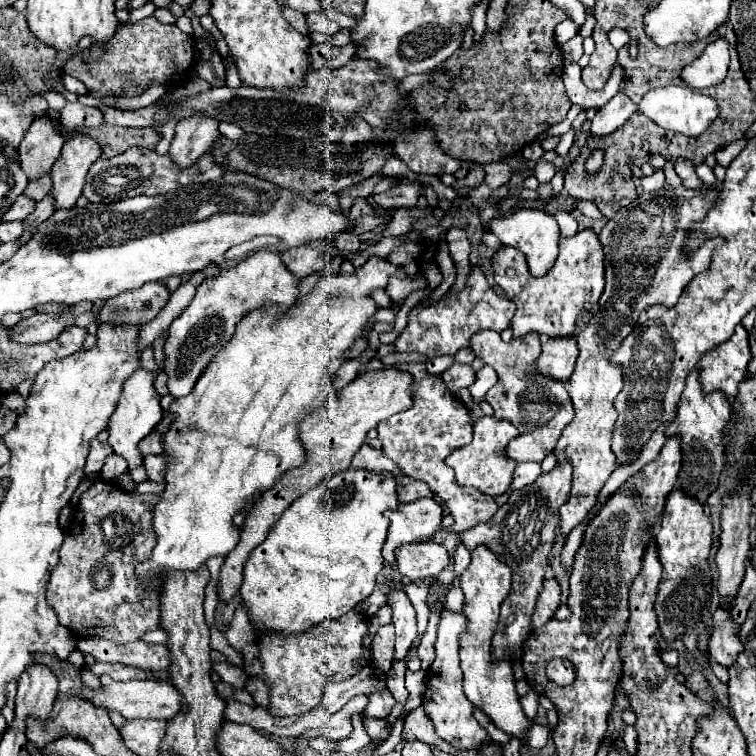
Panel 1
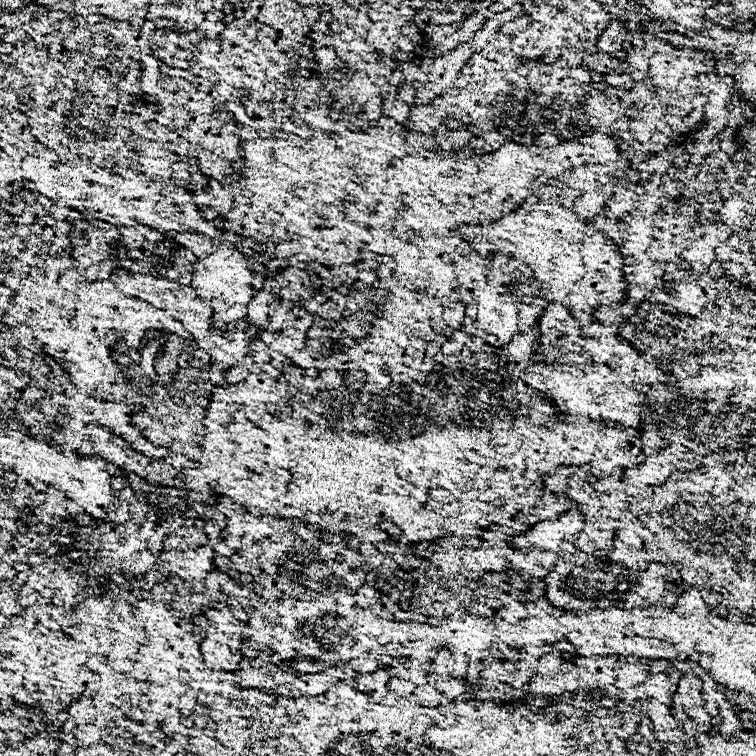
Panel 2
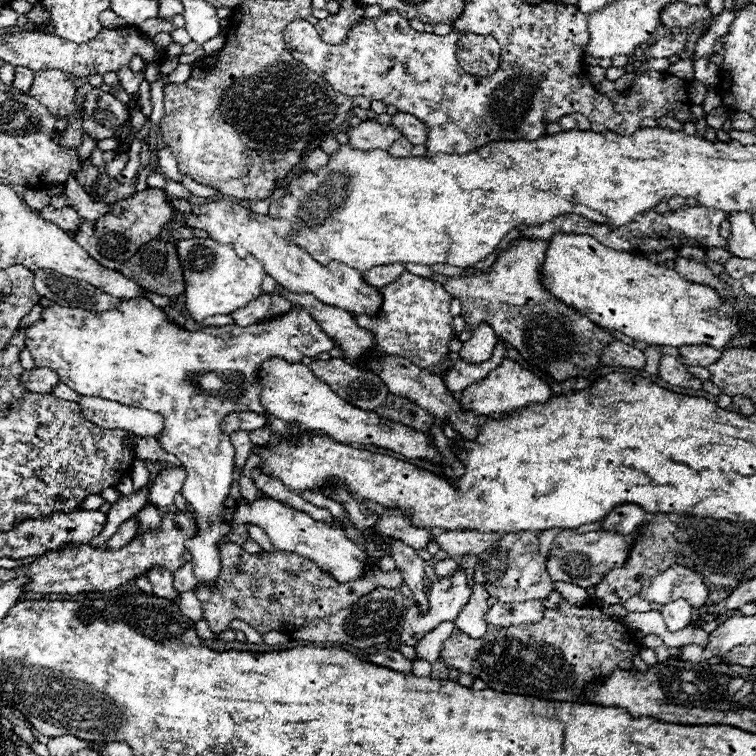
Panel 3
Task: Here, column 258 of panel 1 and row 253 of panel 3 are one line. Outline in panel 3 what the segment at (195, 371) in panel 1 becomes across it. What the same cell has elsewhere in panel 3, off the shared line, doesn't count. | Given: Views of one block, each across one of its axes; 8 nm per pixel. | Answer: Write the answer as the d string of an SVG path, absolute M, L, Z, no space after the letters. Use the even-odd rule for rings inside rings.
M206 200L192 204L192 214L184 218L184 224L188 228L200 228L208 232L208 238L220 244L234 244L238 256L256 256L262 262L266 274L270 274L280 286L284 286L290 292L314 294L320 302L344 308L352 314L372 316L382 306L382 296L376 292L374 286L364 284L362 274L358 270L336 261L327 265L320 264L300 246L290 242L288 236L294 234L294 230L288 220L274 220L270 216L254 214L232 200Z

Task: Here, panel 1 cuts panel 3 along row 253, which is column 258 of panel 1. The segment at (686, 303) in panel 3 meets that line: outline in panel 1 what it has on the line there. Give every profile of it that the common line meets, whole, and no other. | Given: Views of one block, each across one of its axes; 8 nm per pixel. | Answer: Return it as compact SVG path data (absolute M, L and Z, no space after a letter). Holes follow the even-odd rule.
M348 468L344 472L338 472L338 474L332 474L330 478L318 482L314 488L310 488L306 494L302 494L300 498L296 498L286 510L284 514L280 516L280 520L270 528L268 532L268 538L250 554L246 566L244 566L244 582L242 582L242 588L240 588L240 594L242 594L242 600L246 602L246 608L250 612L250 622L252 626L260 628L260 630L280 630L280 632L286 632L286 634L292 634L292 632L302 632L302 630L308 630L310 626L316 626L318 622L322 620L332 620L332 618L338 618L342 614L346 614L348 610L356 608L364 598L370 596L370 592L374 590L376 586L376 574L382 572L382 564L384 564L384 558L382 558L382 546L386 542L386 534L388 534L388 526L390 526L390 520L384 516L384 510L396 510L400 500L398 500L398 484L396 484L396 478L392 474L376 474L376 472L368 472L368 470L354 470L354 468Z

